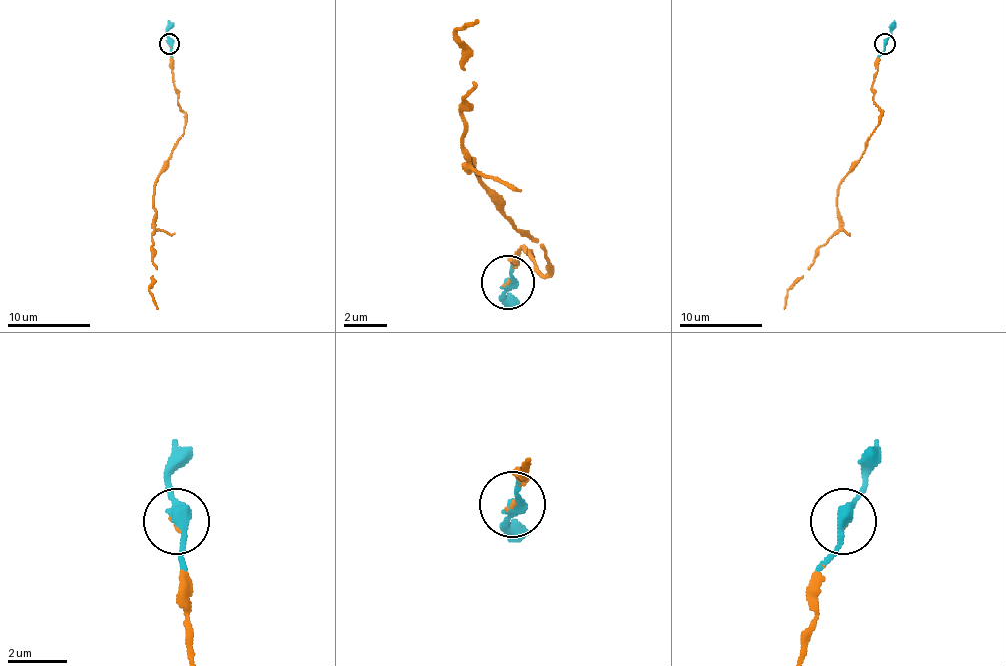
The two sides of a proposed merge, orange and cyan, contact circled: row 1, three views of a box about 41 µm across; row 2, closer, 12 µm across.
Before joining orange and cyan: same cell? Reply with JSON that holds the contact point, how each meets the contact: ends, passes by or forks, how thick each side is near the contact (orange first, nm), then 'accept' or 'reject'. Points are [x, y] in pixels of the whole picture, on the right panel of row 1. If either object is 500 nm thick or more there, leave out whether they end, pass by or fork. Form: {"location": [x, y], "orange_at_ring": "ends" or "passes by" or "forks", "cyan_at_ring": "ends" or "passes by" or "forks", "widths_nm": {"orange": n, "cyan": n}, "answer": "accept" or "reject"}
{"location": [885, 43], "orange_at_ring": "ends", "cyan_at_ring": "passes by", "widths_nm": {"orange": 60, "cyan": 340}, "answer": "accept"}

